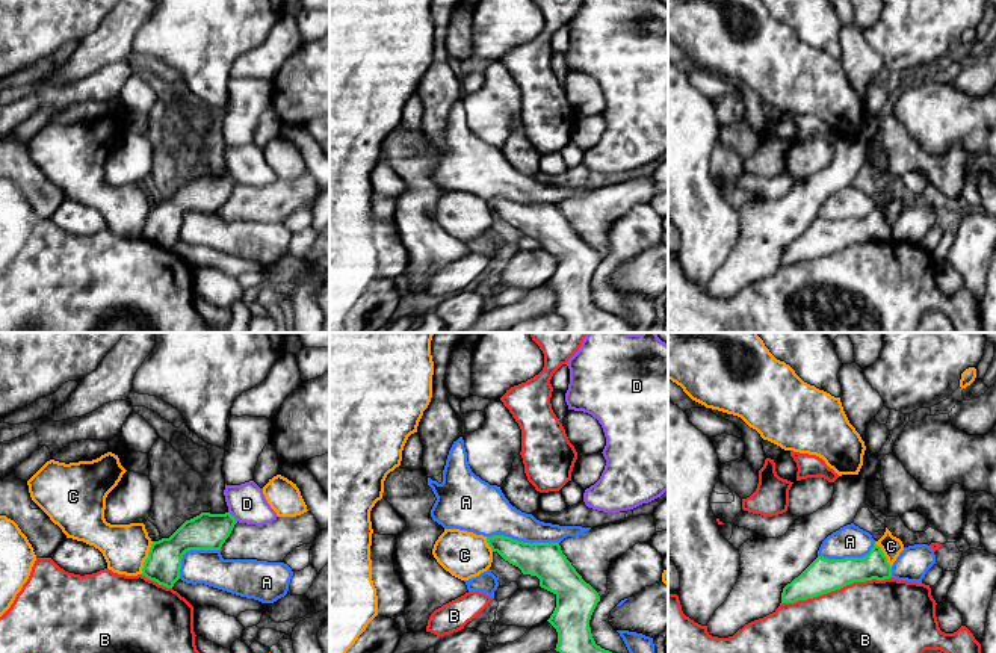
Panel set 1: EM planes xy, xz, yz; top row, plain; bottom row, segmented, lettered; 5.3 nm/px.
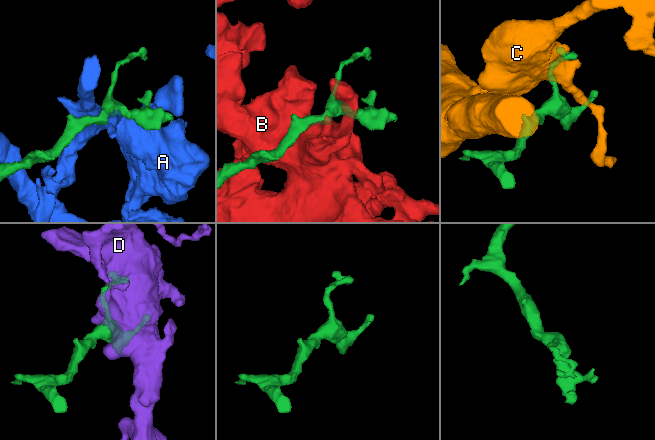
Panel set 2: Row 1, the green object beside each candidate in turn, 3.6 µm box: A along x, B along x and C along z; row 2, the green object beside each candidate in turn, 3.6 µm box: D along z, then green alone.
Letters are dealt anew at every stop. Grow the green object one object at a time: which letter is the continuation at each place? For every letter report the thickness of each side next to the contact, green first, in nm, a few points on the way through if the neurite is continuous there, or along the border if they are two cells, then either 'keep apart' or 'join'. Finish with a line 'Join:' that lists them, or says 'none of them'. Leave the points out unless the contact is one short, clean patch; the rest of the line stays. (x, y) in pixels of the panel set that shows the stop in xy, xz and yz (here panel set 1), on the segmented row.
A: 200 nm thick on the green side, 260 nm on the other; keep apart
B: 180 nm thick on the green side, 380 nm on the other; keep apart
C: 190 nm thick on the green side, 240 nm on the other; border along xy (153, 541), (141, 573); keep apart
D: 190 nm thick on the green side, 200 nm on the other; keep apart
Join: none of them

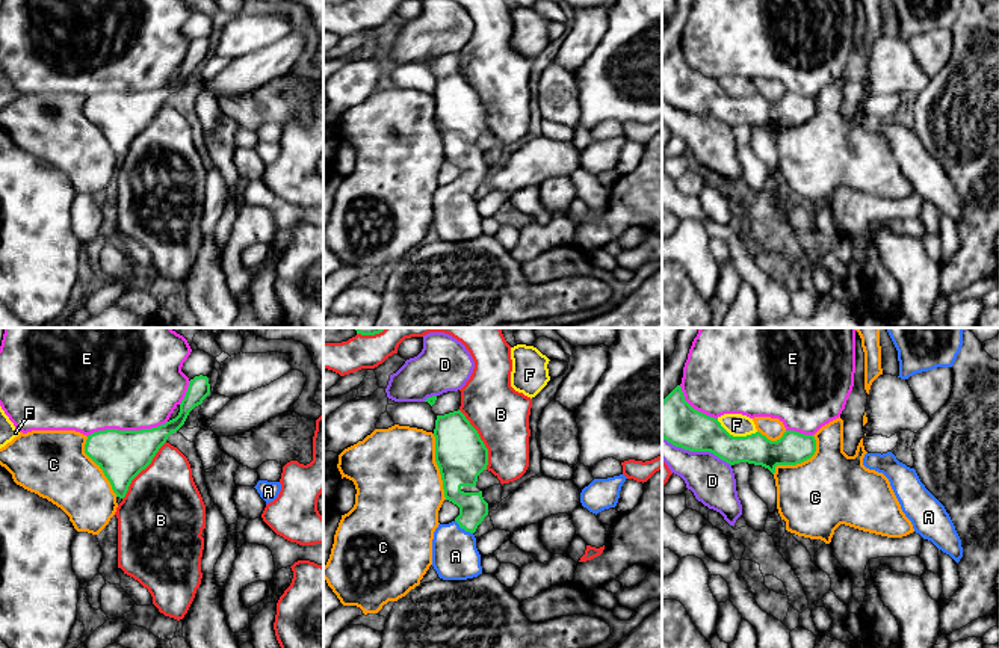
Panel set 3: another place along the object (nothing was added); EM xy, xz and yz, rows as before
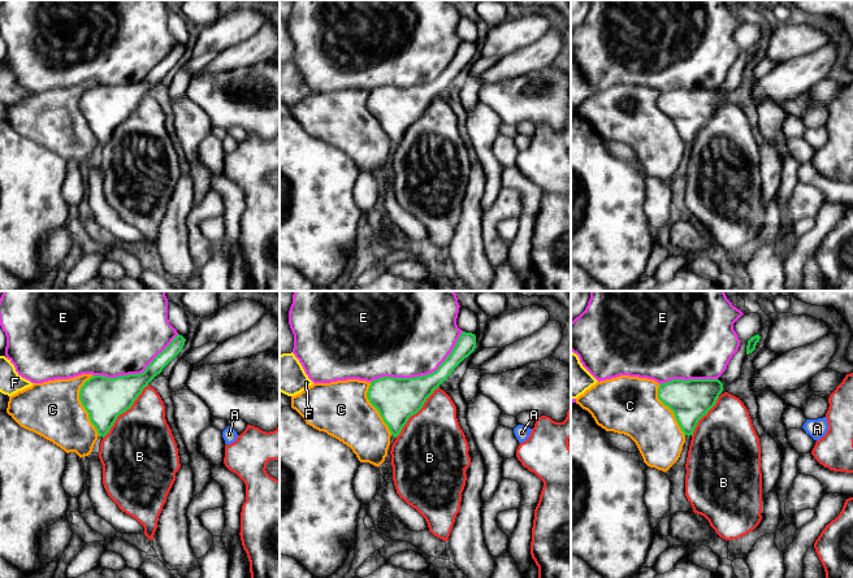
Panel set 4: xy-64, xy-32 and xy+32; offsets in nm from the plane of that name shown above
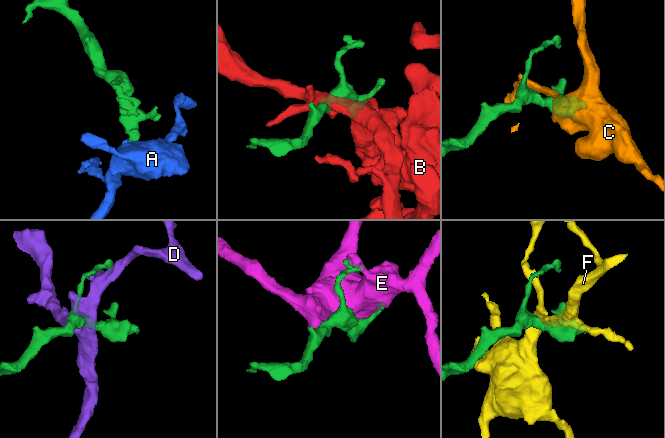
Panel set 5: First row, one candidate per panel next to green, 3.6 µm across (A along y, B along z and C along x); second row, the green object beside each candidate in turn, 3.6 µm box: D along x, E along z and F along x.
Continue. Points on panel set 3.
A: 150 nm thick on the green side, 240 nm on the other; runs through xz (473, 508), (463, 527), (455, 540), (455, 556); join
B: 280 nm thick on the green side, 300 nm on the other; keep apart
C: 280 nm thick on the green side, 460 nm on the other; keep apart
D: 240 nm thick on the green side, 240 nm on the other; keep apart
E: 260 nm thick on the green side, 500 nm on the other; keep apart
F: 220 nm thick on the green side, 120 nm on the other; keep apart
Join: A

